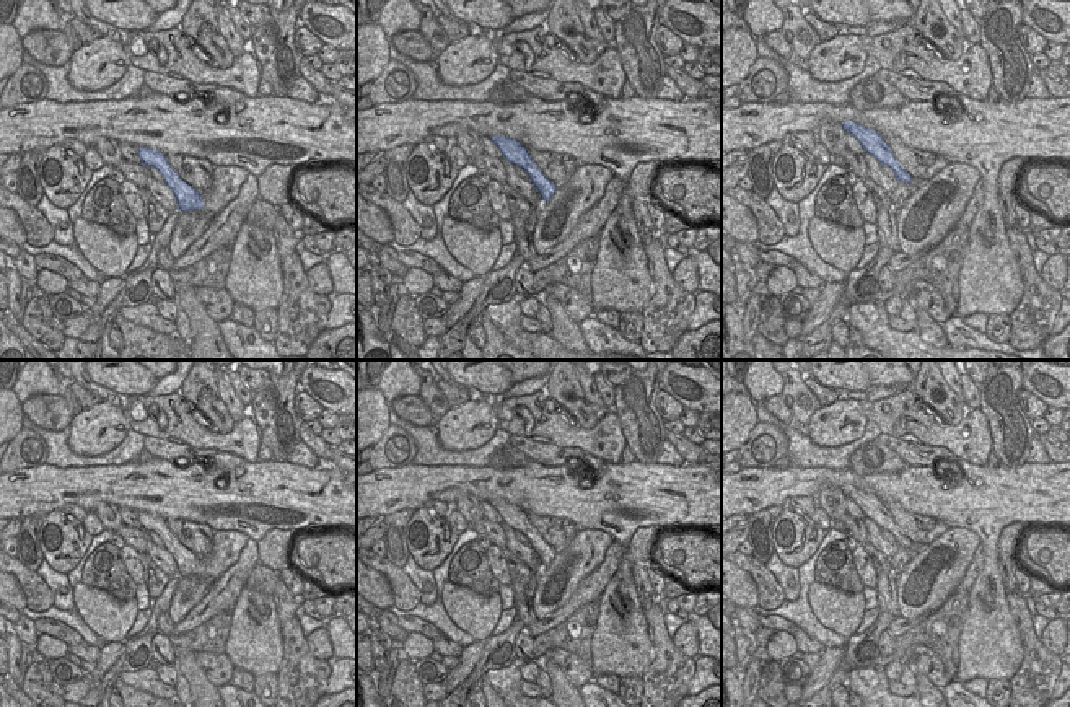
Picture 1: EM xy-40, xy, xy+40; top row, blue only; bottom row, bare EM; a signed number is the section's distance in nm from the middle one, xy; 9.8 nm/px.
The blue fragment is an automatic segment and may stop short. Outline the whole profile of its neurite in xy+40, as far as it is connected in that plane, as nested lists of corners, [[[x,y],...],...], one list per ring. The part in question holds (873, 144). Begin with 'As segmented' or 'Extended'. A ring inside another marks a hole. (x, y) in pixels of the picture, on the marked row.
As segmented. [[[850,119],[842,122],[842,129],[860,142],[860,145],[865,148],[865,153],[875,156],[879,165],[889,166],[899,182],[912,182],[914,178],[899,165],[892,155],[892,150],[876,130],[863,127]]]

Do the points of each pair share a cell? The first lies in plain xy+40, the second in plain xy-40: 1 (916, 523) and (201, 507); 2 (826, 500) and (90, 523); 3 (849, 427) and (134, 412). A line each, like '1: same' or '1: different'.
1: different
2: different
3: different

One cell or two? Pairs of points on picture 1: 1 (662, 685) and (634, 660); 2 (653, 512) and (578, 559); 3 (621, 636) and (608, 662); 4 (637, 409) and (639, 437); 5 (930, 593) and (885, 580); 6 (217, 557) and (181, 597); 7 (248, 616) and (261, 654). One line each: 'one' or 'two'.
1: two
2: two
3: one
4: one
5: two
6: one
7: one

